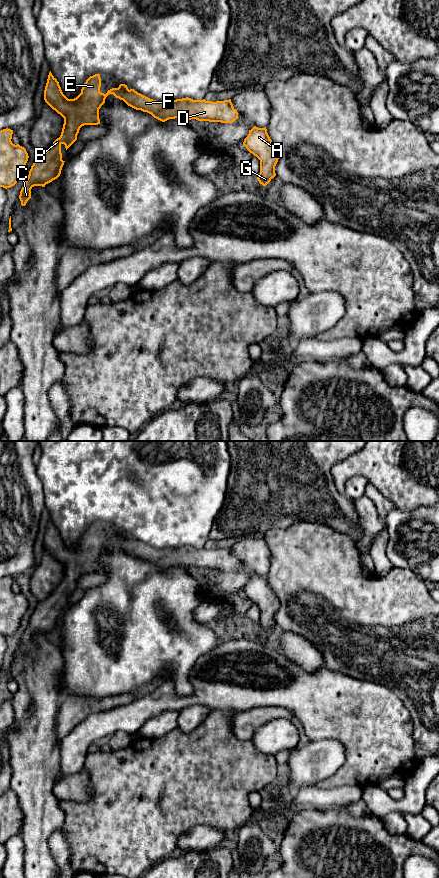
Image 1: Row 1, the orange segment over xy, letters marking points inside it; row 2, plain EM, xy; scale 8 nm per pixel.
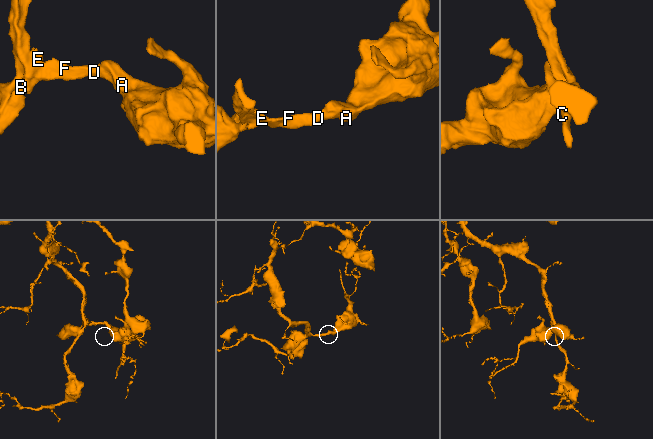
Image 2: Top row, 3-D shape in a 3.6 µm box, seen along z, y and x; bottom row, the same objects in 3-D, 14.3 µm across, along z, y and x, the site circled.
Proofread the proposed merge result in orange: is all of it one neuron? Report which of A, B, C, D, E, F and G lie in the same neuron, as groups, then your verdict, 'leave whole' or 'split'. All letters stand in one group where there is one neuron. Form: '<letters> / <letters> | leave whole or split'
A B C D E F G | leave whole

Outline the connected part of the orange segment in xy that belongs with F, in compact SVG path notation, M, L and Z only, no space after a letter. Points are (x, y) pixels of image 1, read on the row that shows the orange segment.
M49 72L44 90L45 102L64 118L62 132L52 146L44 153L38 154L31 166L19 195L21 205L25 206L31 198L34 186L45 187L57 179L64 162L61 145L66 150L77 140L79 130L84 125L100 124L99 109L105 103L109 94L123 100L128 106L147 112L154 118L165 122L169 119L183 118L186 120L232 123L238 118L238 112L233 107L231 99L224 101L193 100L182 98L176 100L156 101L150 99L127 85L120 84L106 94L100 92L100 74L90 76L84 83L81 93L74 99L68 99L62 92L57 79Z

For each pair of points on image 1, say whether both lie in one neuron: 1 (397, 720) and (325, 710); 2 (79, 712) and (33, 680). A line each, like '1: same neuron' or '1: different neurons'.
1: same neuron
2: different neurons

